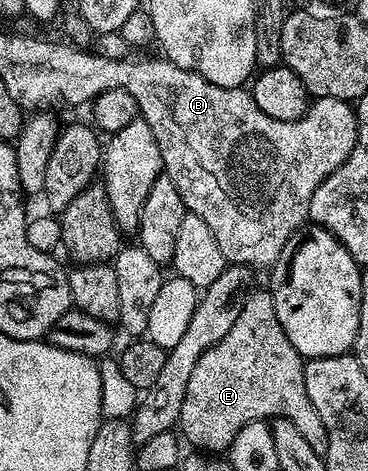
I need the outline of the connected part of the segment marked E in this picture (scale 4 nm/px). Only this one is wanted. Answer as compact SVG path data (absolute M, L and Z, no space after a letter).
M252 291L243 299L241 315L237 315L237 323L229 330L229 335L205 351L201 359L197 359L197 367L193 367L193 376L189 378L189 387L185 387L185 403L181 403L178 432L182 440L187 441L199 451L211 455L219 455L231 448L233 439L245 423L253 423L260 419L288 417L297 426L297 431L313 447L313 451L326 454L329 447L329 435L325 431L325 423L321 423L321 415L317 415L317 407L309 400L309 391L305 391L305 375L303 367L305 358L289 343L289 335L281 327L277 319L277 307L273 303L270 292Z

